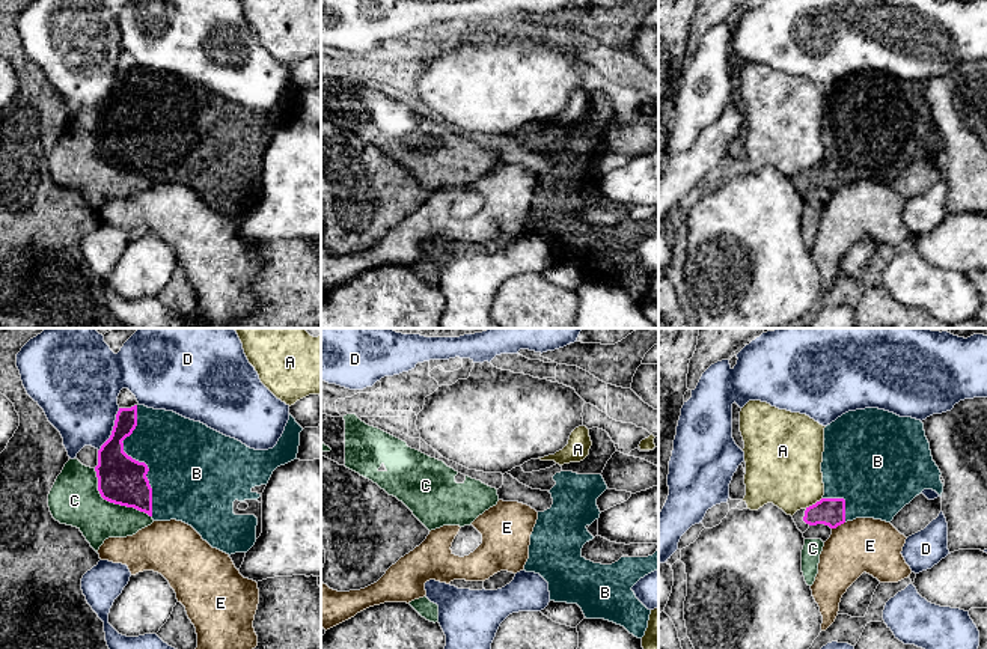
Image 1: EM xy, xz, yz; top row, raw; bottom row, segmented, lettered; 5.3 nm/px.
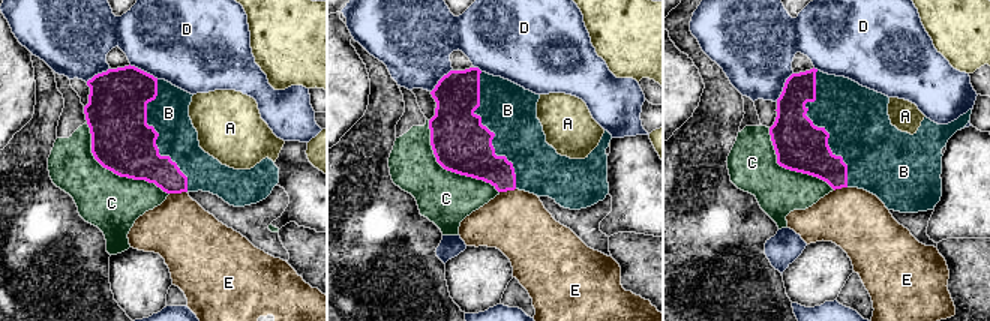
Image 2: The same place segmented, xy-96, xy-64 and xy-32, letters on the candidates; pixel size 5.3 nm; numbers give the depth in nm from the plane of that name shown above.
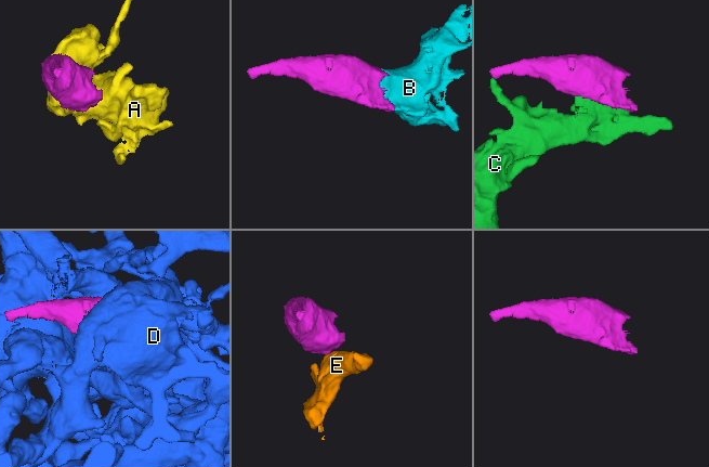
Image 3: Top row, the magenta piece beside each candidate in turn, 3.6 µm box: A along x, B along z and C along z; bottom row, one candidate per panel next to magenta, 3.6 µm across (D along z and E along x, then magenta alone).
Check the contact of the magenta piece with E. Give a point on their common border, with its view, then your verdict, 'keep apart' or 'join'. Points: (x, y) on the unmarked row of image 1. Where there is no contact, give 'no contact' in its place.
contact yz (838, 187); keep apart

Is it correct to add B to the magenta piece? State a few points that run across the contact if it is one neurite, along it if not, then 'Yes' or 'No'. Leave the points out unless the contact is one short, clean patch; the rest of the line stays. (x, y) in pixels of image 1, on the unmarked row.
Yes

